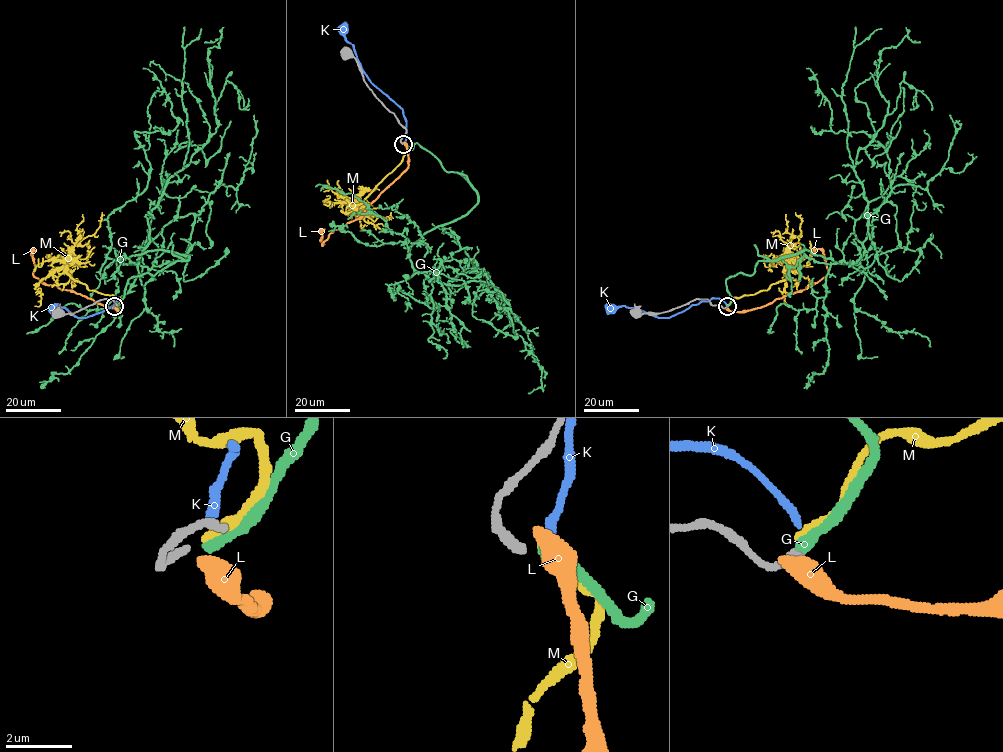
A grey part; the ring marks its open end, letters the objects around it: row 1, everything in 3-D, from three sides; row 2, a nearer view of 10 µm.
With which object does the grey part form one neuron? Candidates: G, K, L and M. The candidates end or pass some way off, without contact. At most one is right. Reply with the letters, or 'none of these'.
none of these

